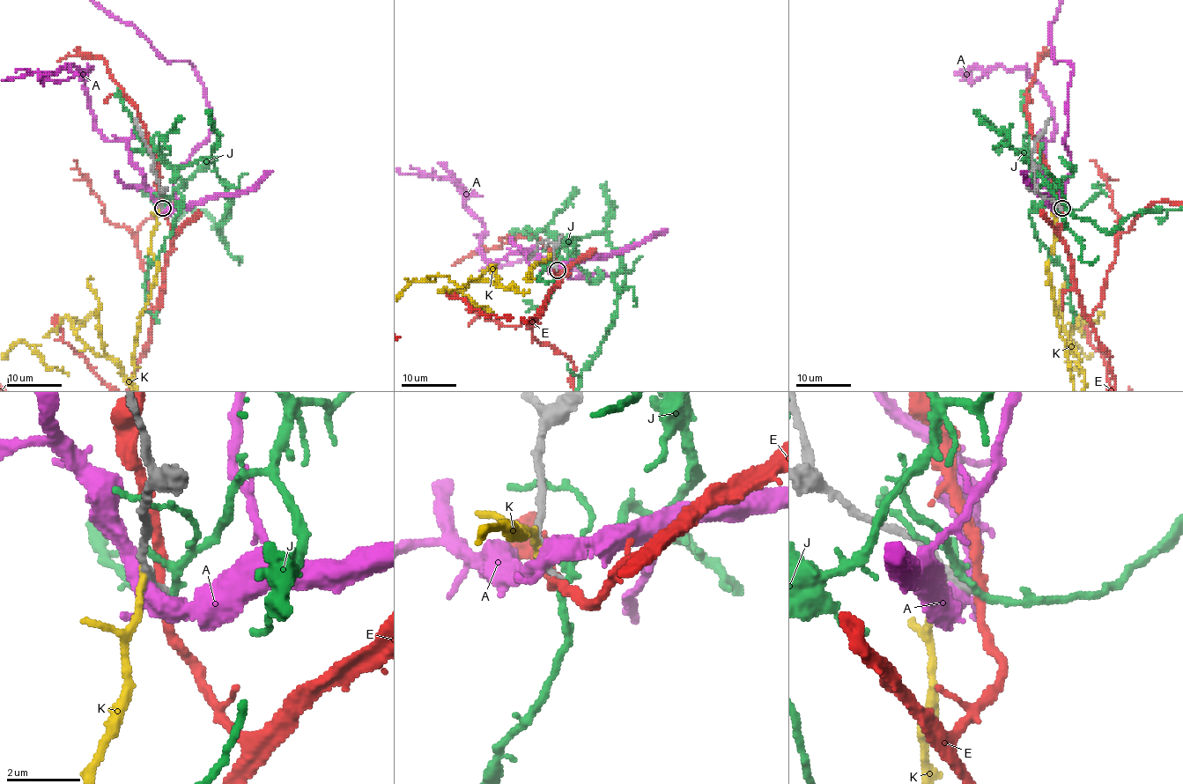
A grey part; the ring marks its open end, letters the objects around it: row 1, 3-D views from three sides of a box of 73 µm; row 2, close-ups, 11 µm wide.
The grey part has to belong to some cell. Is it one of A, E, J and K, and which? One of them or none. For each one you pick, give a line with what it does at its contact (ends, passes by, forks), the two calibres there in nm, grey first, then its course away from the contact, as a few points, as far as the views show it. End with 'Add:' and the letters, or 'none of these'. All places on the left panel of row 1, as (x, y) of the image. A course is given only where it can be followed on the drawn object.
Add: none of these

